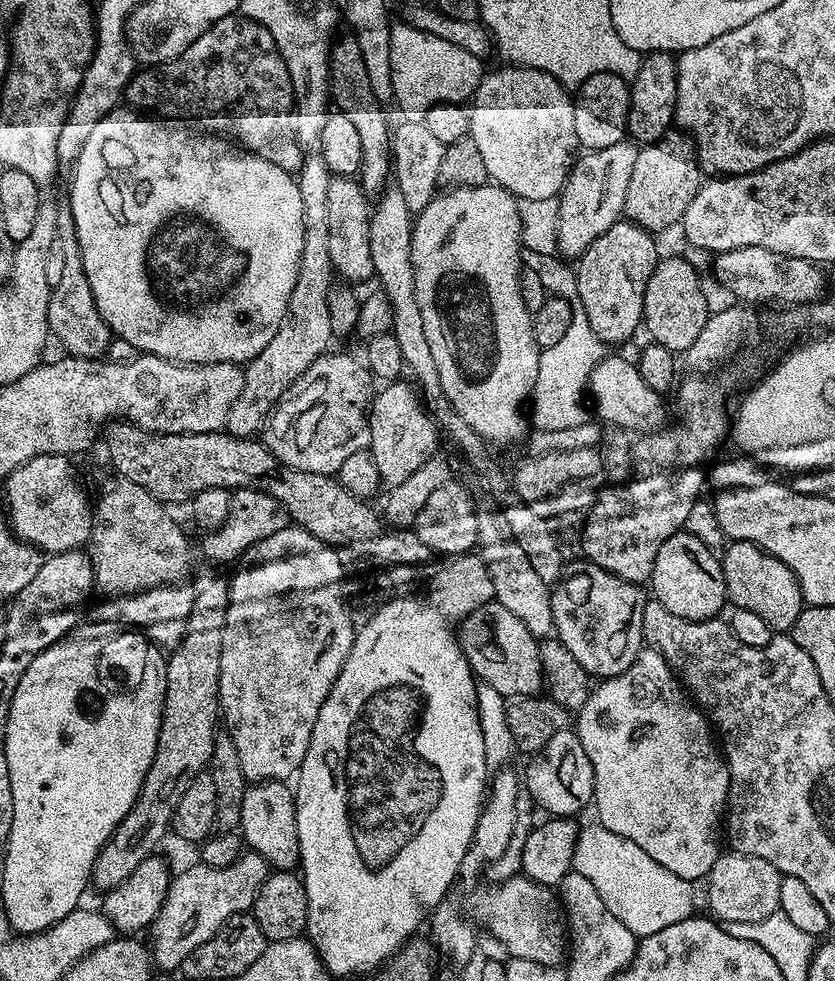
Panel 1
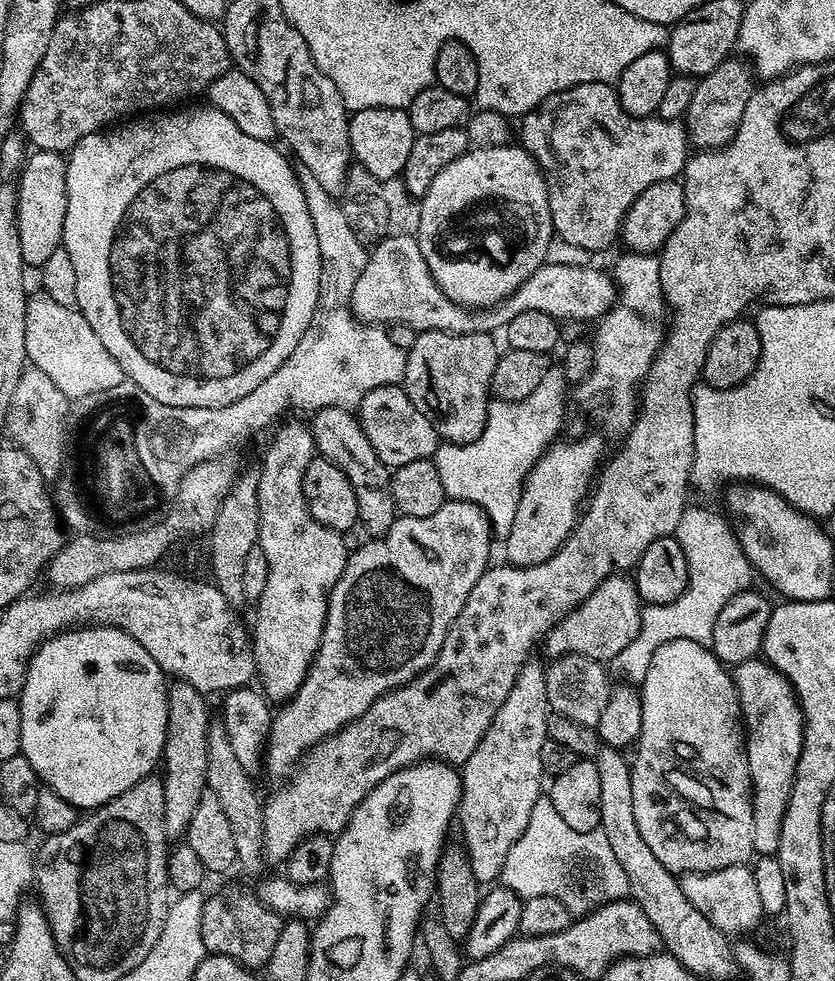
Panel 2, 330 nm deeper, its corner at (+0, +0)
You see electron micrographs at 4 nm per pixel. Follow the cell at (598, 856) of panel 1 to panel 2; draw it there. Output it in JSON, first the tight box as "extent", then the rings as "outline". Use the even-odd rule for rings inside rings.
{"extent":[499,798,629,918],"outline":[[[541,798],[534,806],[522,838],[514,842],[506,856],[499,879],[503,887],[524,900],[539,896],[558,898],[576,918],[629,895],[626,871],[614,856],[606,834],[601,830],[570,830],[548,798]]]}

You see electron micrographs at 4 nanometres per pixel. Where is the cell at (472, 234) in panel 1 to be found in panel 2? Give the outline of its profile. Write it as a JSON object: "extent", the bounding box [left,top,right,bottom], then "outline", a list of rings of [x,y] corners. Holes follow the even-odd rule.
{"extent":[414,146,554,308],"outline":[[[522,146],[473,147],[466,154],[462,154],[462,158],[454,158],[454,162],[450,162],[450,166],[446,166],[446,170],[438,173],[438,178],[434,178],[434,182],[430,182],[430,190],[426,190],[426,194],[419,204],[420,221],[416,224],[414,235],[422,250],[422,258],[426,258],[426,266],[430,270],[434,282],[438,282],[442,294],[446,294],[446,298],[450,298],[455,304],[461,304],[463,308],[488,308],[492,304],[502,302],[510,294],[514,294],[514,290],[518,290],[518,286],[522,286],[522,282],[526,282],[526,278],[530,278],[530,274],[534,274],[534,270],[538,270],[546,263],[547,248],[554,237],[548,187],[535,158]]]}

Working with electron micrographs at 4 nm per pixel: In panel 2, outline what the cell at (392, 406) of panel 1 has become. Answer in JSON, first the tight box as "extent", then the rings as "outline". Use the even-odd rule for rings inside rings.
{"extent":[402,332,502,444],"outline":[[[421,332],[414,346],[407,349],[402,387],[410,402],[426,414],[441,441],[469,444],[482,434],[488,421],[494,366],[502,355],[492,339],[487,332]]]}

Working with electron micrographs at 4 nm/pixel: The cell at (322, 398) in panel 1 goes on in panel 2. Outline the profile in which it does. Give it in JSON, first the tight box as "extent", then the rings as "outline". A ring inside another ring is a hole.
{"extent":[358,384,438,470],"outline":[[[400,384],[378,386],[362,398],[358,409],[358,419],[366,438],[370,440],[374,453],[381,459],[387,468],[395,470],[406,466],[406,462],[432,460],[438,447],[438,437],[434,426],[410,402]]]}

